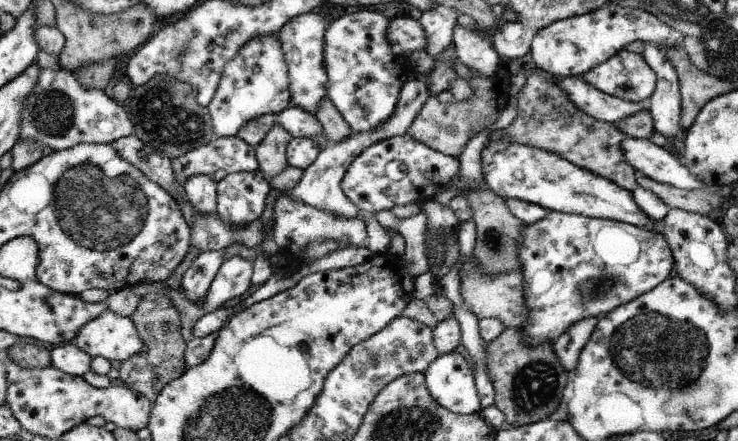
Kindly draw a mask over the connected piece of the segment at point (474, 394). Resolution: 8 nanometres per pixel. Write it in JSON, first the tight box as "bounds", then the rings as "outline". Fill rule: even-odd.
{"bounds":[424,352,481,414],"outline":[[[460,352],[439,355],[424,372],[431,398],[454,414],[480,413],[481,401],[472,368]]]}

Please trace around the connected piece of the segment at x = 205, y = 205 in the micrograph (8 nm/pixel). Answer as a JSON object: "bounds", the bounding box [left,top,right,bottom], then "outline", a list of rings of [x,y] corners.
{"bounds":[183,174,217,213],"outline":[[[194,174],[183,184],[187,200],[202,213],[216,213],[217,211],[217,183],[210,175]]]}

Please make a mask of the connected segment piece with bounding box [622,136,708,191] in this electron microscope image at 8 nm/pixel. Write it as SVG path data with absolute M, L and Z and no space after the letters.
M627 136L622 142L622 149L626 162L655 182L688 191L708 186L700 178L694 177L670 148L661 148L648 139Z

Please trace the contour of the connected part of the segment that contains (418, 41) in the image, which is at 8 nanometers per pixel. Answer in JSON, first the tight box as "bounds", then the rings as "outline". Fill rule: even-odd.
{"bounds":[387,18,427,57],"outline":[[[412,18],[392,20],[387,37],[393,52],[398,56],[408,57],[413,52],[427,48],[426,32],[419,20]]]}

